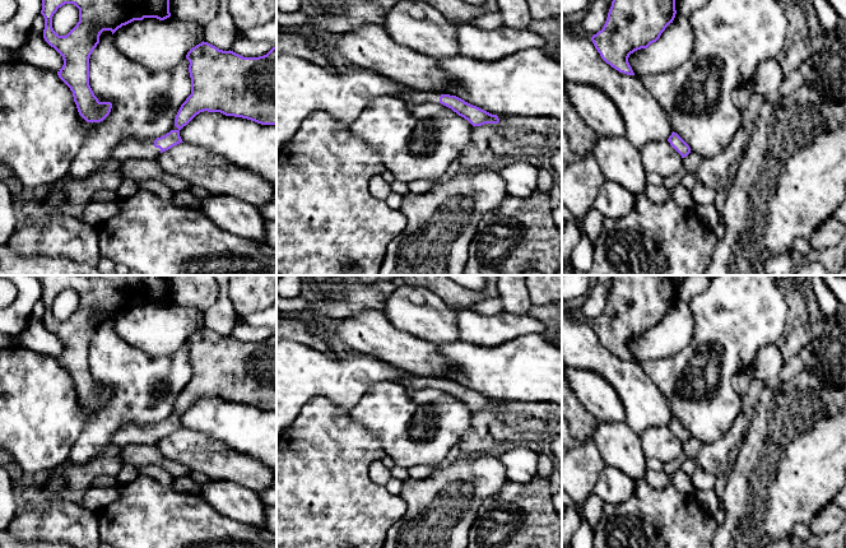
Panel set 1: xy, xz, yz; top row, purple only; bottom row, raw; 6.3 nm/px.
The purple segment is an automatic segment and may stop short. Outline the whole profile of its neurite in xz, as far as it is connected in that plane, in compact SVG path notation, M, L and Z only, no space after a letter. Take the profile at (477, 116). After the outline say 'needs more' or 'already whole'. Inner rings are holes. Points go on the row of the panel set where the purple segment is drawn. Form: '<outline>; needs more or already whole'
M405 88L400 90L395 97L415 105L426 102L441 103L451 108L459 116L468 120L473 126L482 126L484 124L499 122L497 115L492 115L477 106L473 106L456 96L442 94L436 92L420 92L417 89Z; needs more

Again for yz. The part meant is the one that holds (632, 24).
M613 0L603 29L591 41L606 64L634 75L629 55L656 42L675 14L675 0Z; already whole

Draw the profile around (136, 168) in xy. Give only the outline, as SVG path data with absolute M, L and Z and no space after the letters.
M133 158L121 162L121 172L124 178L133 178L135 181L157 180L167 185L173 192L189 190L191 184L167 173L157 161L143 158Z

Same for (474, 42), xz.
M470 23L457 25L456 40L461 56L497 61L517 51L543 48L544 40L529 29L482 29Z

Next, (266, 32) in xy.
M276 17L269 23L256 25L246 32L250 41L269 42L273 47L276 47Z

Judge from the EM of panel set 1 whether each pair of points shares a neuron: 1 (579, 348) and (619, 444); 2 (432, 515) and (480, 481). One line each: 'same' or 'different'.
1: different
2: same

